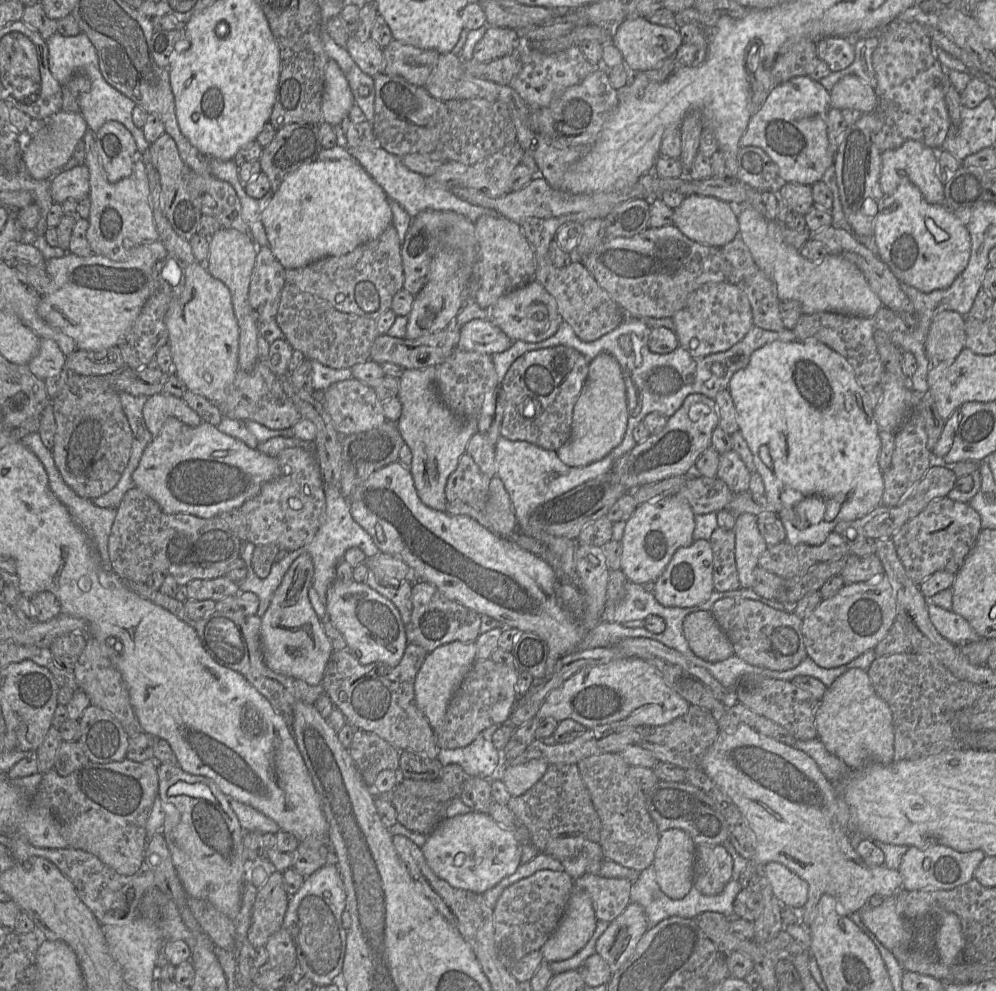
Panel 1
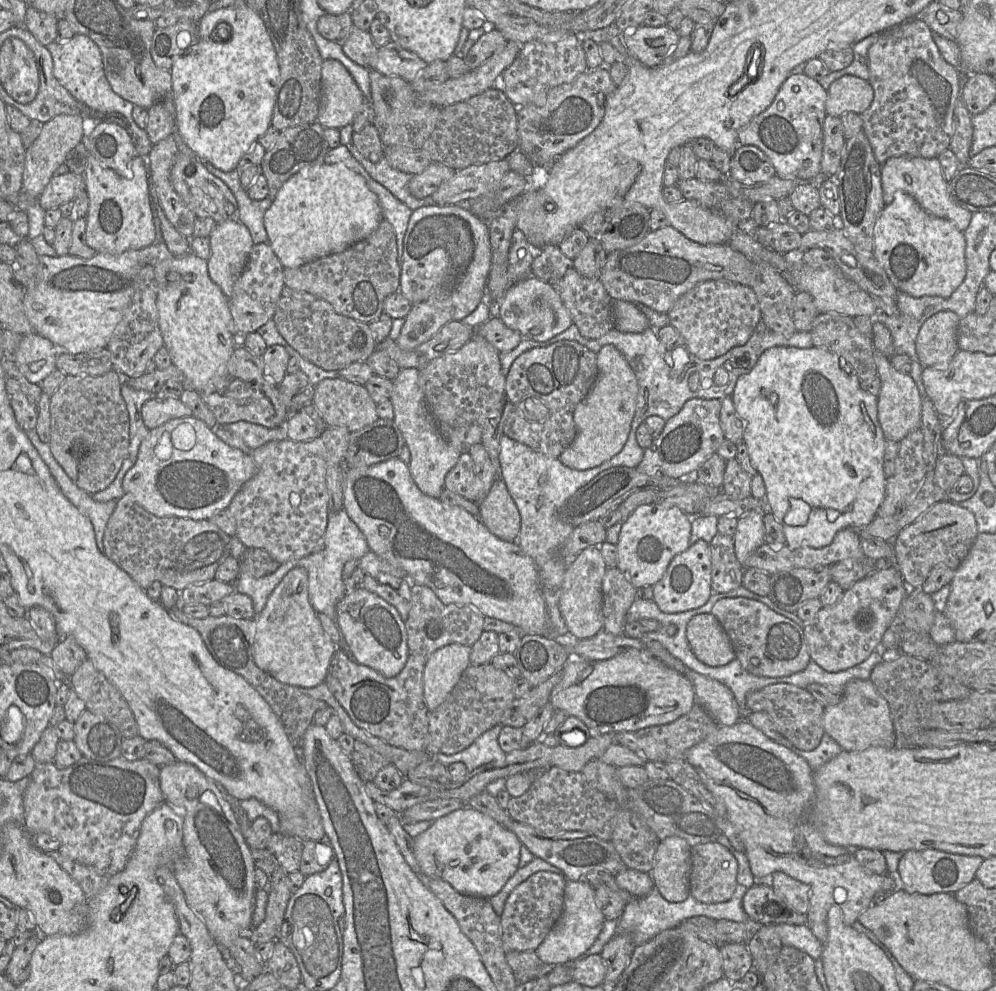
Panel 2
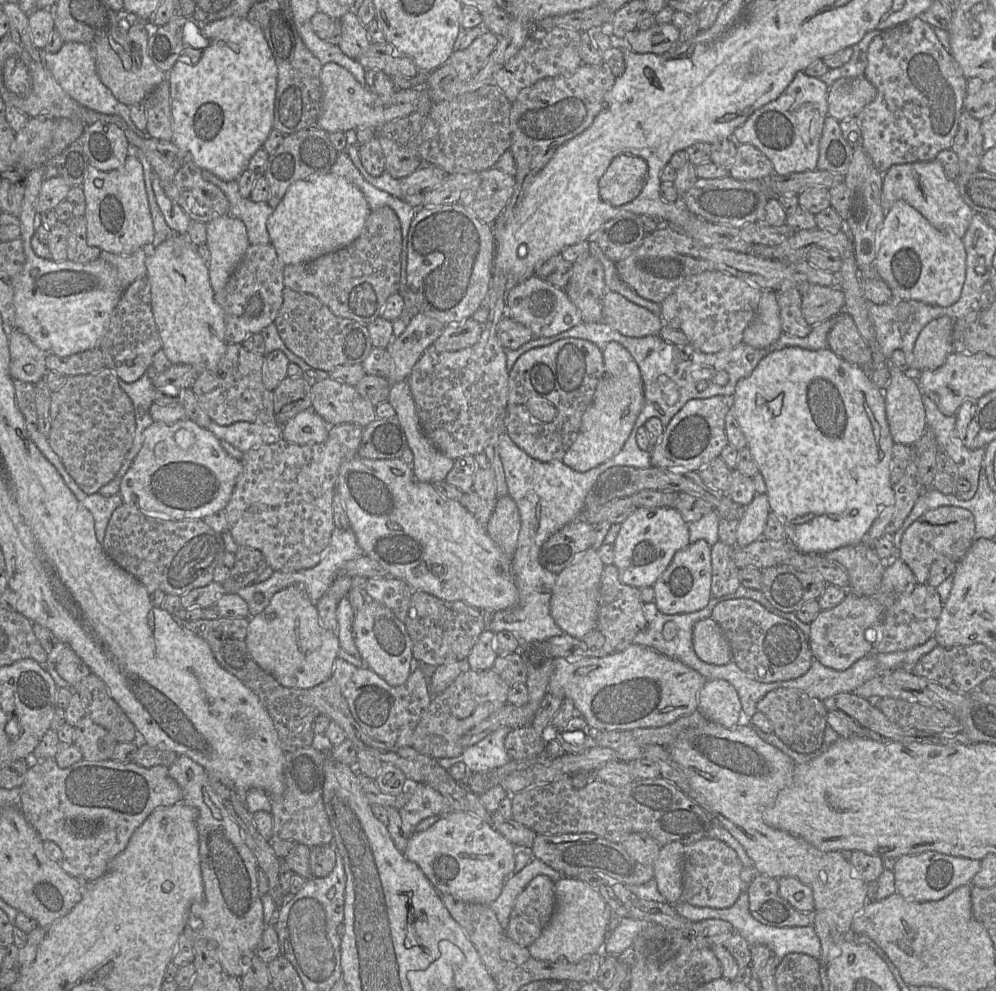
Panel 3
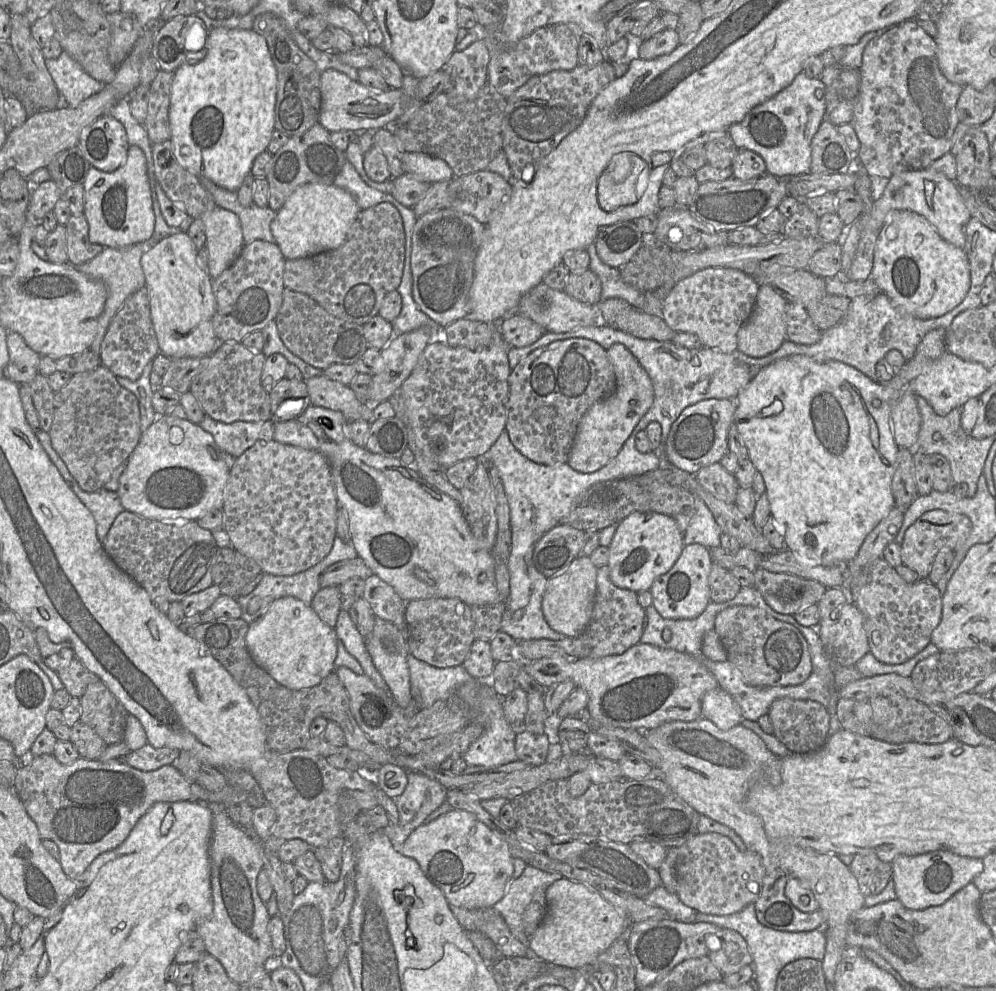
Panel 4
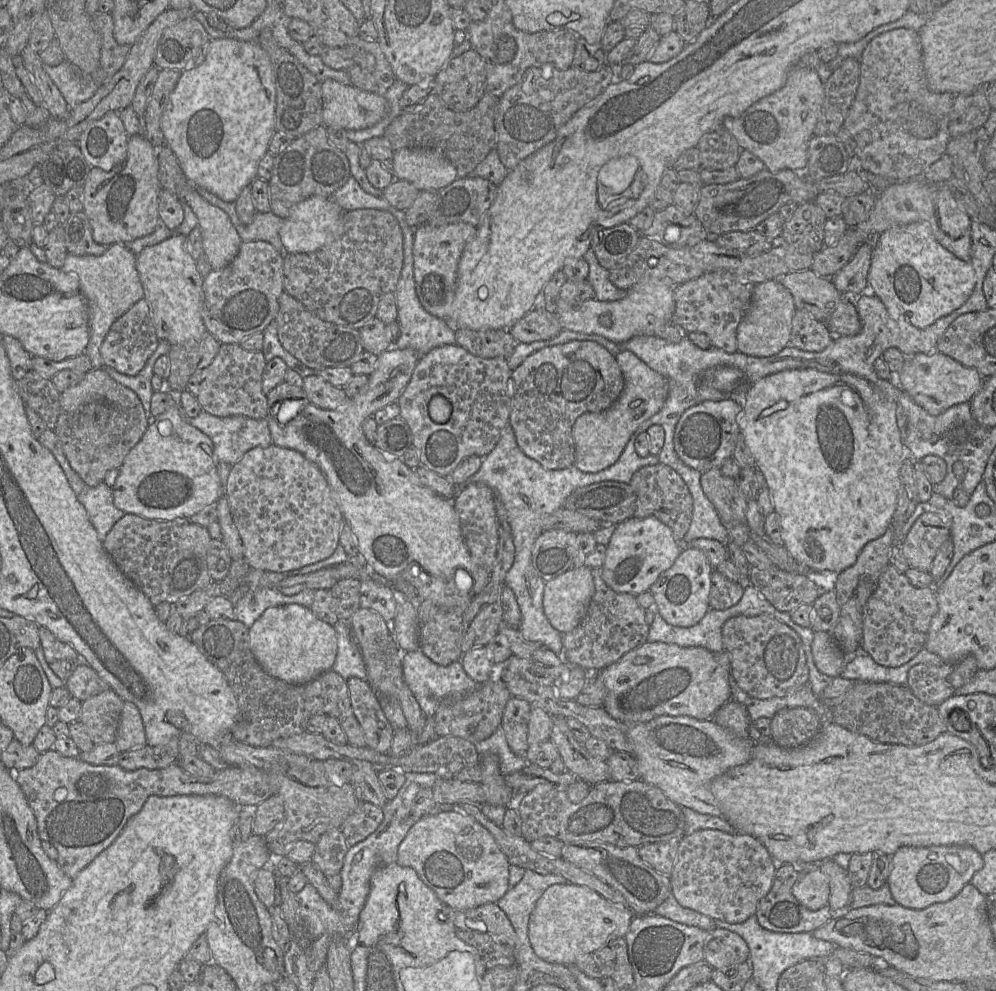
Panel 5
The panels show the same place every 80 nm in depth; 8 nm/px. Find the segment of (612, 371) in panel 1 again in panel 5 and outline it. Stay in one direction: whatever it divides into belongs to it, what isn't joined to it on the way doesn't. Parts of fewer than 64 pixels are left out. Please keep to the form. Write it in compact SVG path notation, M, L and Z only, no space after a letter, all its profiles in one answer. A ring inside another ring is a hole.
M624 350L615 358L625 381L620 397L602 412L582 414L572 428L575 444L573 466L585 473L596 473L613 465L619 459L631 435L644 421L662 409L668 396L667 379L649 368L634 353Z

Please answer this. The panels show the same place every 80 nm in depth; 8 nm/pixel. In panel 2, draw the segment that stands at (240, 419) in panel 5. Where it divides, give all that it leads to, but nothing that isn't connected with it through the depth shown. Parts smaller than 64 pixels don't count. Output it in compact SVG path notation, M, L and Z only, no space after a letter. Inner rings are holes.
M238 421L219 426L241 438L252 450L270 441L288 439L285 422L276 428L267 428L247 421Z

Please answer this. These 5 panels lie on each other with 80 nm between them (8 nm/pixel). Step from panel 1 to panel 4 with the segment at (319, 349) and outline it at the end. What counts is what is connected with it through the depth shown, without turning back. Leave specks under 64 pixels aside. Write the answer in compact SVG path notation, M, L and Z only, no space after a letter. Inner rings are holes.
M286 287L275 322L286 348L307 364L321 370L333 364L354 364L369 348L363 325L336 318L310 296Z

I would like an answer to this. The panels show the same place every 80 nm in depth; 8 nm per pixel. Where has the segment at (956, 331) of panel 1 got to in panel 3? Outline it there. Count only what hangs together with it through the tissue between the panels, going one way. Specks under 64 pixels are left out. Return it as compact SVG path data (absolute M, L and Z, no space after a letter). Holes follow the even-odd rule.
M941 316L930 321L919 333L914 346L912 369L935 370L954 352L952 334L955 320Z

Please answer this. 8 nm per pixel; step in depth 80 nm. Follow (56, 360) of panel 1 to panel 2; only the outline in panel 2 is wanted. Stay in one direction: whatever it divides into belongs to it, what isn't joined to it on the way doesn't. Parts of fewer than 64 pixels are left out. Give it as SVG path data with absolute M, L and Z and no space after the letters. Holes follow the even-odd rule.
M30 333L22 335L13 361L29 382L41 384L57 369L56 359L59 352L50 340Z

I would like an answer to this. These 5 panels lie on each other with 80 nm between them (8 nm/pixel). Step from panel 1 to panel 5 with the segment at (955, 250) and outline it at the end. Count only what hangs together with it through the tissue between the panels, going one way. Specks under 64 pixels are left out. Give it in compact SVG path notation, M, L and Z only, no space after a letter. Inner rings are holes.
M920 221L894 226L871 240L873 247L867 290L874 293L894 319L904 318L917 328L926 328L941 317L960 308L975 287L975 271L971 261L959 259L935 238L928 222Z

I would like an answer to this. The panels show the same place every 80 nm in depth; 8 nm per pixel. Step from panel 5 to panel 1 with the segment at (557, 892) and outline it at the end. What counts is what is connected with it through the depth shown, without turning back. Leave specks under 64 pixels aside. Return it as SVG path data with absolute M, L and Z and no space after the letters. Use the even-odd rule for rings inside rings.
M573 885L557 928L540 948L544 961L551 963L574 956L592 937L597 921L590 895Z

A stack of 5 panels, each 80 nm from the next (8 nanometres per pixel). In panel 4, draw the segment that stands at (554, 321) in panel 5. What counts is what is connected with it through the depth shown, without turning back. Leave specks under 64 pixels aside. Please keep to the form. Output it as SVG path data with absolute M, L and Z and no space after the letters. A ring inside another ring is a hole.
M518 313L501 320L498 327L504 342L517 348L533 344L546 332L539 324Z

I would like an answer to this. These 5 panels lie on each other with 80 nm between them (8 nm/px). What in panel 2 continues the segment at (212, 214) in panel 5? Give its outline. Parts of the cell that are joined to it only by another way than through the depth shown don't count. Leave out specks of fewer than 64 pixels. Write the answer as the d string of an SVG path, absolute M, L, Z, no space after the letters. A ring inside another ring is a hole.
M232 220L218 222L209 235L209 239L211 248L211 255L207 260L209 276L221 288L224 295L230 298L234 284L247 264L254 242L243 223Z

